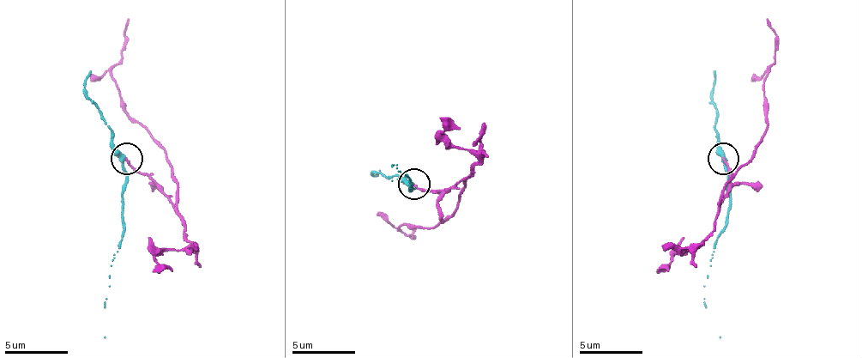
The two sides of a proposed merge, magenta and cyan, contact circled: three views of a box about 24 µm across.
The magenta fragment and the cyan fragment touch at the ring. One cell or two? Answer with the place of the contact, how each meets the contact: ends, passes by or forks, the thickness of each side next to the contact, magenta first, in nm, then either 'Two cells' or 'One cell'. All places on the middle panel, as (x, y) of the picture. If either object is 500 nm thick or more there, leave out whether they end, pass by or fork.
Place: (414, 184). At the ring magenta ends. At the ring cyan passes by. Thickness 150 nm (magenta) against 320 nm. Two cells

